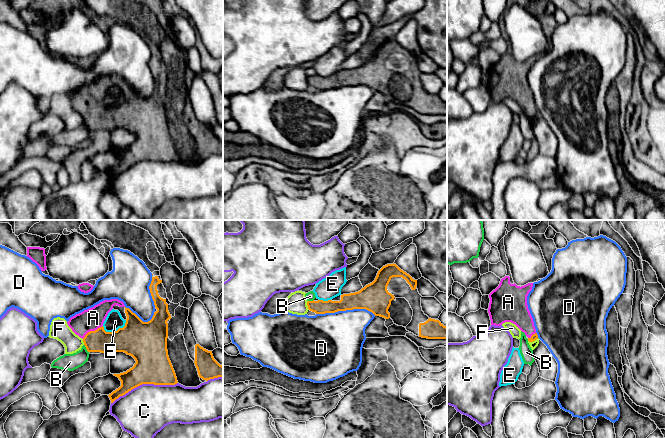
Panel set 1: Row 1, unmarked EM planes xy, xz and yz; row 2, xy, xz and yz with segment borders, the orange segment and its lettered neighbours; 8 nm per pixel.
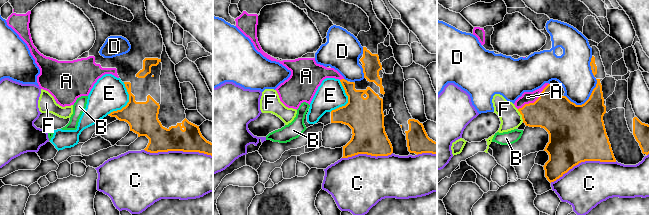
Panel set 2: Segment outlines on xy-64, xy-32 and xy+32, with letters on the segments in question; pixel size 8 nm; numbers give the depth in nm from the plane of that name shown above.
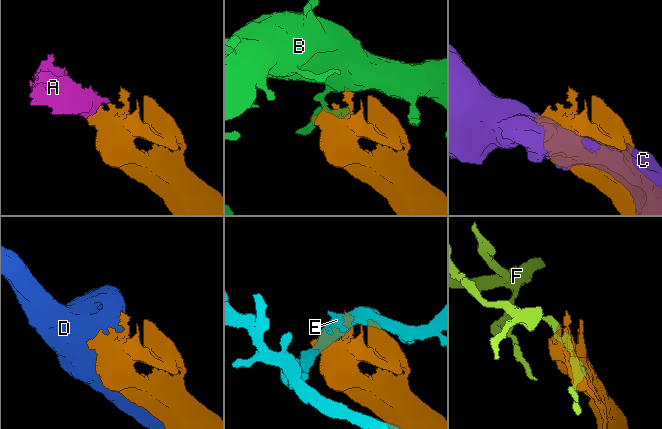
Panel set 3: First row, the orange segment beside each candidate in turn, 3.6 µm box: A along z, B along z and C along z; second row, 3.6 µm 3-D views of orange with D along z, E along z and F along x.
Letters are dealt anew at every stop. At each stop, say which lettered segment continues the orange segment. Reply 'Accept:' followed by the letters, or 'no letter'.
Accept: A

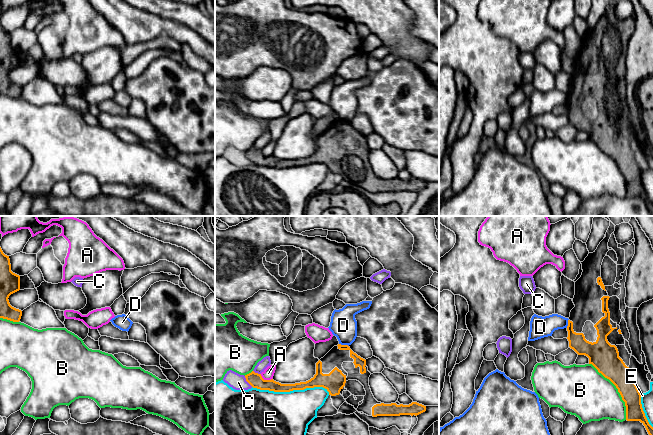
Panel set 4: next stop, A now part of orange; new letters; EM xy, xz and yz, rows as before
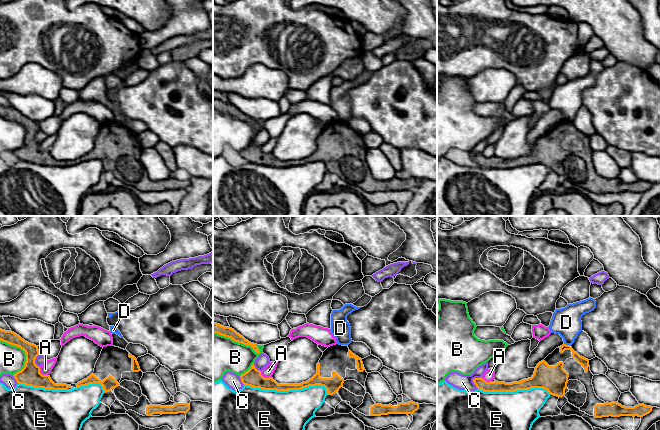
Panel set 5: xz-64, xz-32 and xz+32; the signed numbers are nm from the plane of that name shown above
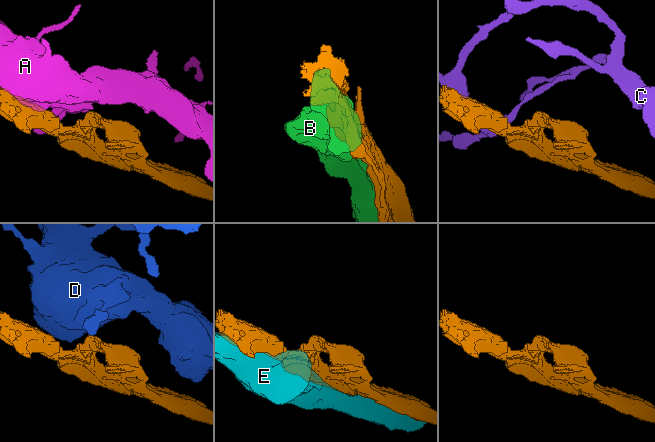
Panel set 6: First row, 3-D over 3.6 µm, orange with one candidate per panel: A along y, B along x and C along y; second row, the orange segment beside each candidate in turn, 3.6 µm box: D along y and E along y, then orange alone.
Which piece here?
Accept: no letter

